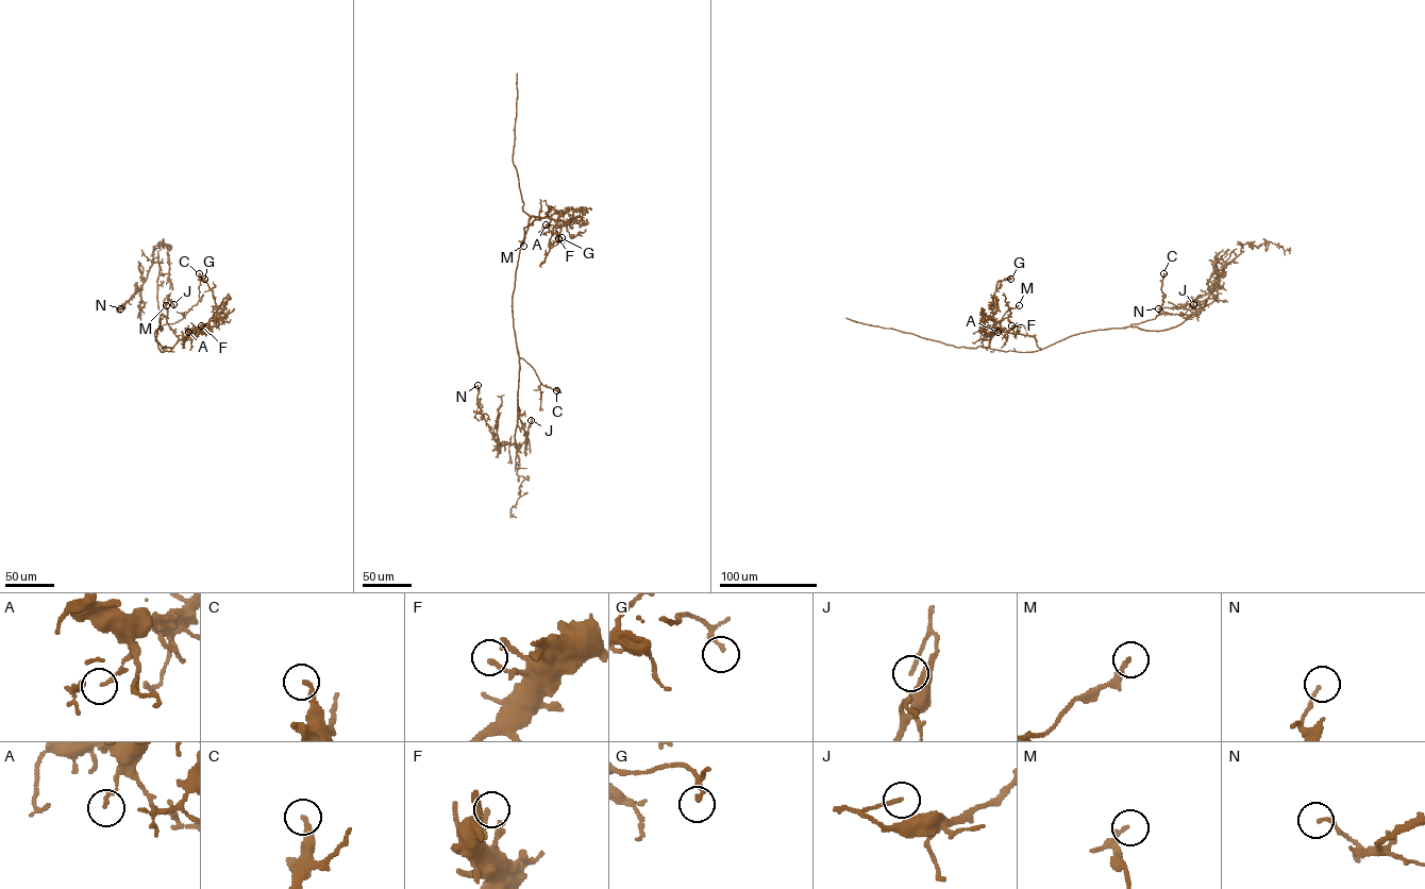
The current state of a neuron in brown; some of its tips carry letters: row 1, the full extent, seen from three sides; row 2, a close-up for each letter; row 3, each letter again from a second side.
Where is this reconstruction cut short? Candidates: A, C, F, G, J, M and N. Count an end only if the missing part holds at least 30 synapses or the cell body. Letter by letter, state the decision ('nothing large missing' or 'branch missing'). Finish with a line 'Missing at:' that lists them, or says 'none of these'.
A: nothing large missing
C: nothing large missing
F: nothing large missing
G: nothing large missing
J: nothing large missing
M: nothing large missing
N: nothing large missing
Missing at: none of these

